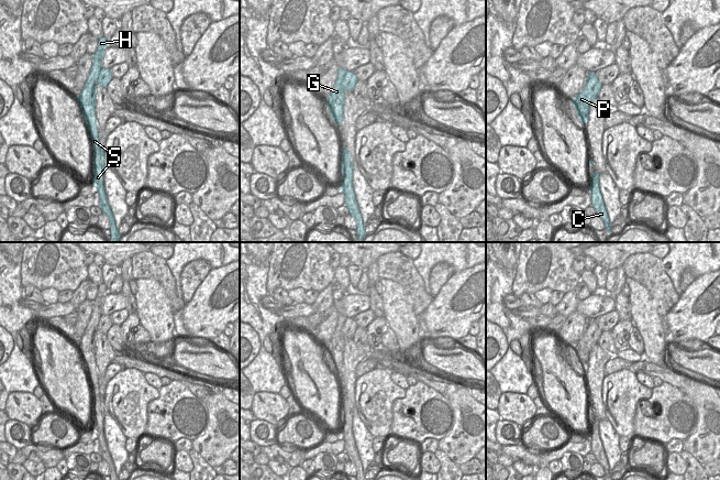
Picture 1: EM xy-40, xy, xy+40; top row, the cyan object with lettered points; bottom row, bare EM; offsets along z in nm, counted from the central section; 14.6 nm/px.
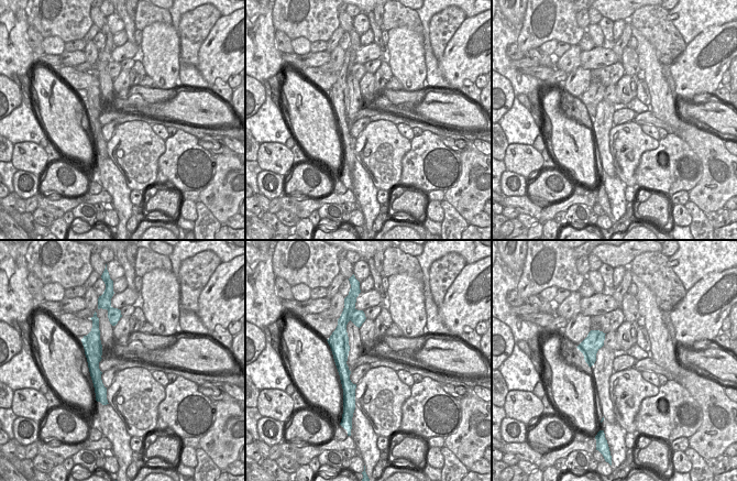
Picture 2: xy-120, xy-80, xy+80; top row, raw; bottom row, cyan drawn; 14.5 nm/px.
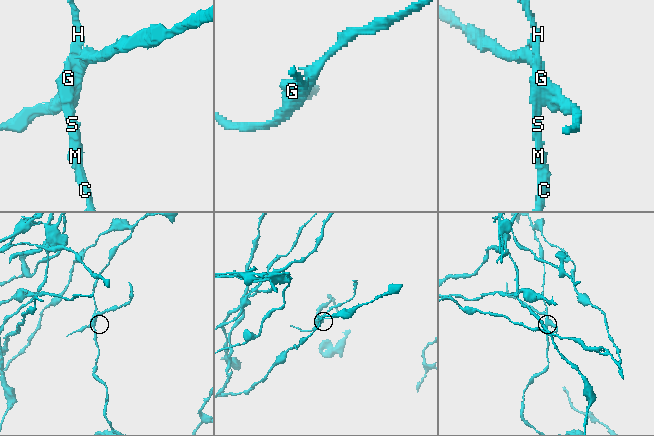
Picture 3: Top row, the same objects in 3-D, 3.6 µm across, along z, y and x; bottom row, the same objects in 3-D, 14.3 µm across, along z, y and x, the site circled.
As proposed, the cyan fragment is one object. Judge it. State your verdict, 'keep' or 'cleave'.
cleave

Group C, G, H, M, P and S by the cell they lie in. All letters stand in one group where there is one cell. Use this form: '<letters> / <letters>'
C G H M S / P

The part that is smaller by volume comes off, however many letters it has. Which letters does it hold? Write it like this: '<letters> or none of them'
P

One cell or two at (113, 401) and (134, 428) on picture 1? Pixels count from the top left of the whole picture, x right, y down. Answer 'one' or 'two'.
one

